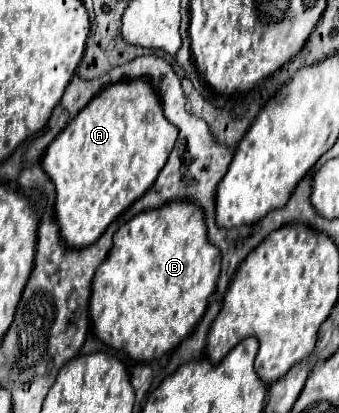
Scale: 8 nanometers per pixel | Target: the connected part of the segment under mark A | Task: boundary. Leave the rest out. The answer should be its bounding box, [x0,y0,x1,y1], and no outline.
[42,80,178,248]

